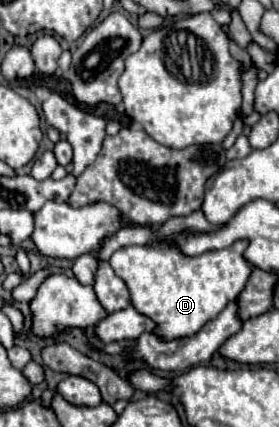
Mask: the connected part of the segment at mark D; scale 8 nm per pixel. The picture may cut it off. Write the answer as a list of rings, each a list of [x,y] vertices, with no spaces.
[[[159,240],[147,246],[125,246],[113,252],[109,264],[113,272],[125,280],[131,292],[131,304],[137,312],[157,322],[155,334],[163,338],[183,338],[197,334],[209,320],[213,320],[239,292],[251,274],[251,264],[243,252],[247,240],[237,240],[229,248],[211,250],[201,256],[185,256],[177,244]]]

